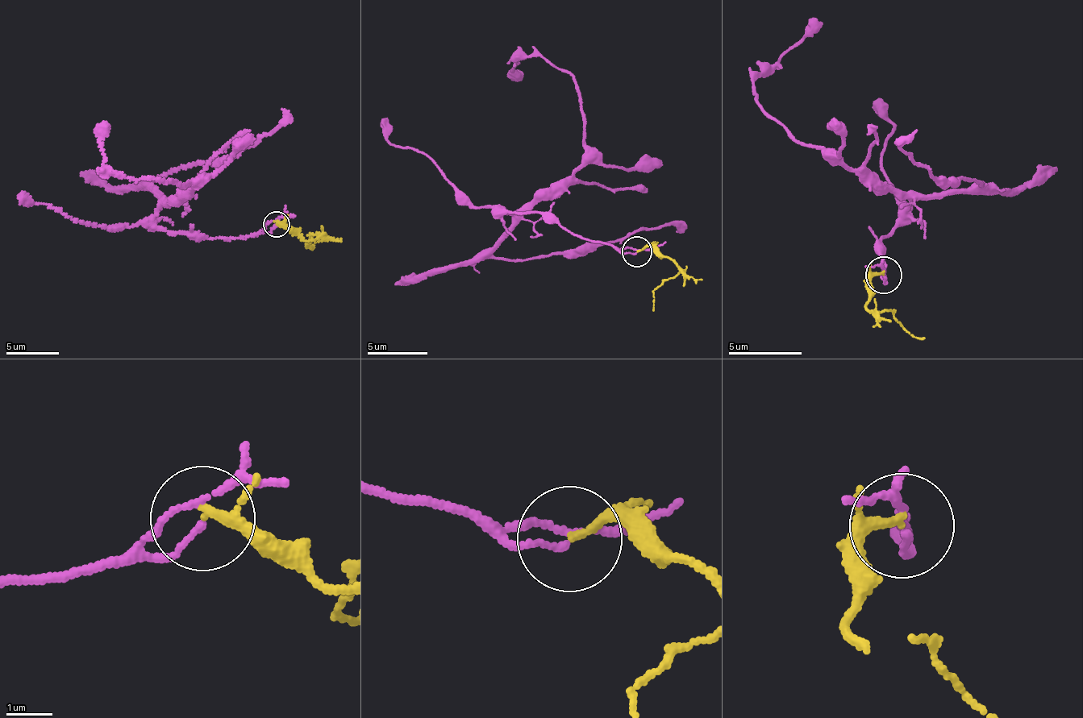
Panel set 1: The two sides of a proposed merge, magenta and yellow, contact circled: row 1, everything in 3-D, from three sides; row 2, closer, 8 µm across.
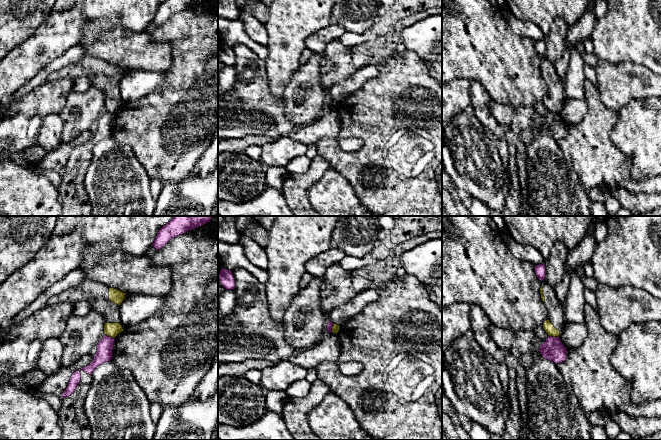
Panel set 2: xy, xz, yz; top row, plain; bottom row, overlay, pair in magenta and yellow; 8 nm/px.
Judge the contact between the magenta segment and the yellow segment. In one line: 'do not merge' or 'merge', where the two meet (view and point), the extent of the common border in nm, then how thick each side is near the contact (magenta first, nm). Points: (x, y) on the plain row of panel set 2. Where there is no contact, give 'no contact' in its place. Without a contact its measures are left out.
do not merge; meets magenta in yz at (552, 112); contact 90 nm long; 180 nm thick on the magenta side, 80 nm on the other

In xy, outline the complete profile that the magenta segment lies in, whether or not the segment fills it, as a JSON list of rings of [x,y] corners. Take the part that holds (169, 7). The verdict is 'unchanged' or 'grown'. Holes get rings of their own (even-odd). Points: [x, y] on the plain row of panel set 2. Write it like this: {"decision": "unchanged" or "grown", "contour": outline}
{"decision": "unchanged", "contour": [[[166,0],[157,9],[152,22],[156,26],[162,25],[171,15],[182,11],[188,7],[194,6],[205,0]]]}

